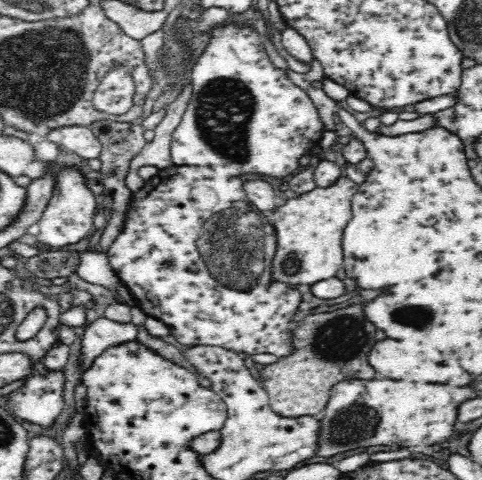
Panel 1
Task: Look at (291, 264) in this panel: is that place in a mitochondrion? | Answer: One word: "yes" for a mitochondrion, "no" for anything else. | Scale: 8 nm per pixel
yes

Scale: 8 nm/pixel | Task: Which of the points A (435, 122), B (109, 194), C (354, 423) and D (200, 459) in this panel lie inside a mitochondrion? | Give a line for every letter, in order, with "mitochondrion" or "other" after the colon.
A: other
B: other
C: mitochondrion
D: other

